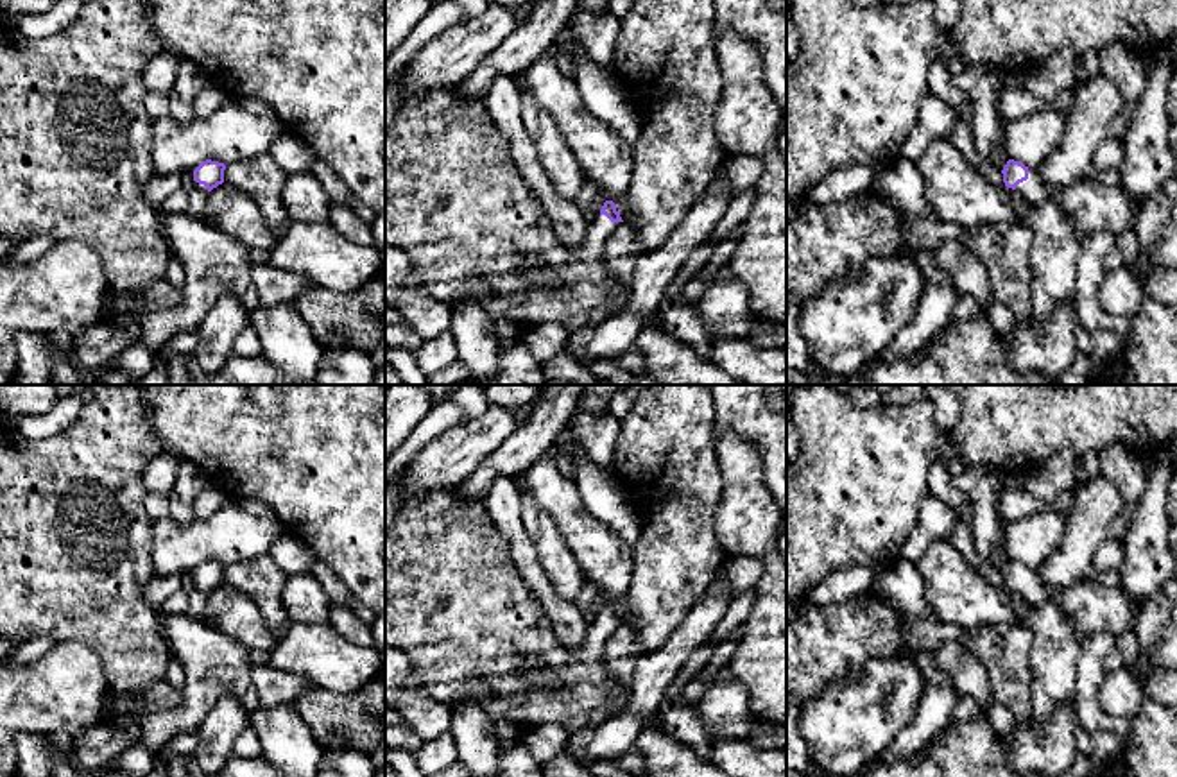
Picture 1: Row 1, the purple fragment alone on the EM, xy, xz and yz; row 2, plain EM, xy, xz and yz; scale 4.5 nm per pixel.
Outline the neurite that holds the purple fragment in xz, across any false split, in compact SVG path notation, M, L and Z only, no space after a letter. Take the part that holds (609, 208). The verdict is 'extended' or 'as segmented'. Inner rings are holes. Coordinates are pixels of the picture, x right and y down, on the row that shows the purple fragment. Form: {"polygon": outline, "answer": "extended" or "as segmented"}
{"polygon": "M459 86L414 93L398 107L385 132L385 243L403 249L410 258L421 292L450 306L462 299L477 301L493 319L536 326L557 322L570 333L589 322L591 310L607 304L613 317L629 301L629 286L622 286L602 263L604 243L623 222L613 201L606 201L589 224L586 242L568 249L555 233L543 204L523 181L485 102L459 95Z", "answer": "extended"}

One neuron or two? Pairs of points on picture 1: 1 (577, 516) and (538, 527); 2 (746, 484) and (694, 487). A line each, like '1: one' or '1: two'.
1: two
2: two

